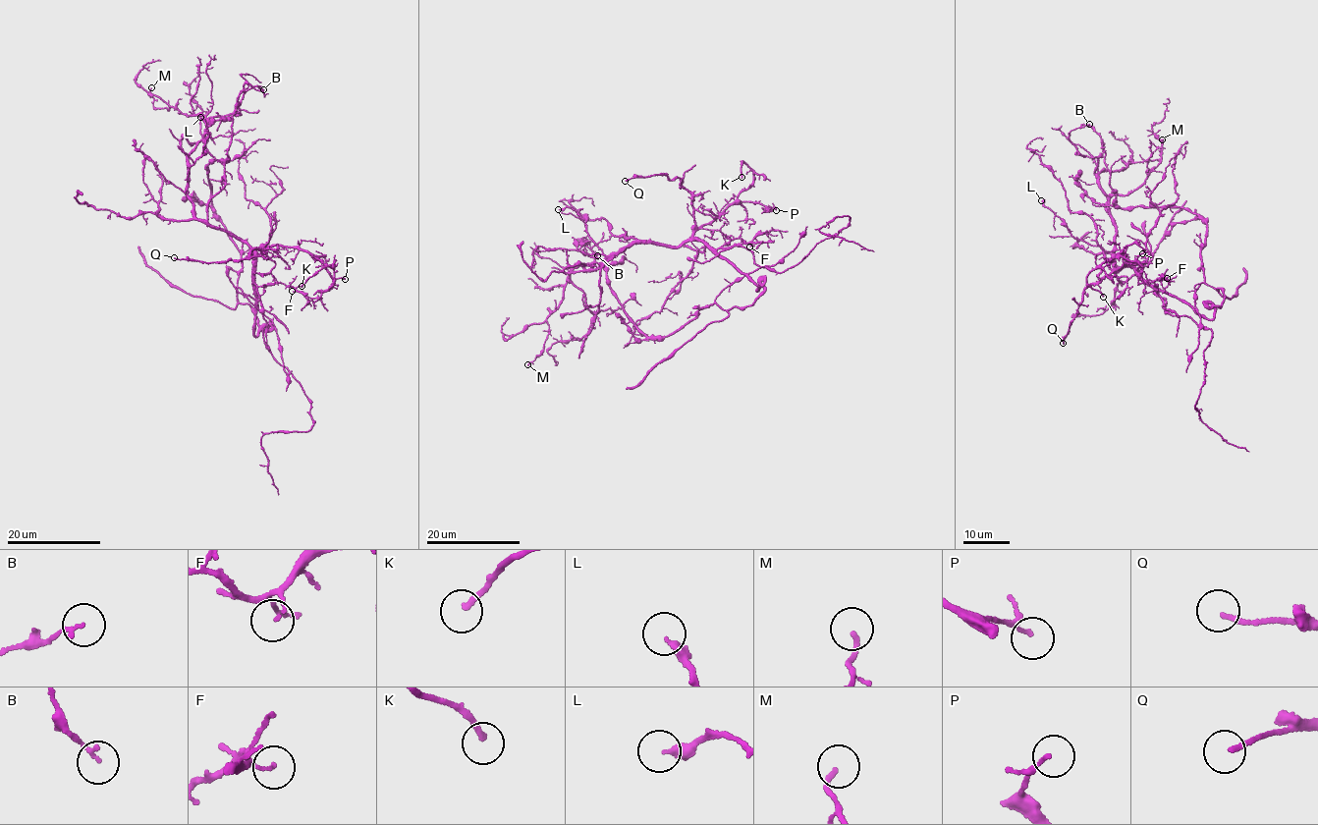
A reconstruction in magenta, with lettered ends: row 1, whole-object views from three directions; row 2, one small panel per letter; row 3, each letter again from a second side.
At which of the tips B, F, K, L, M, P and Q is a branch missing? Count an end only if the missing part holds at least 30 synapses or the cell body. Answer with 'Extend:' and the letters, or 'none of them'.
Extend: none of them

